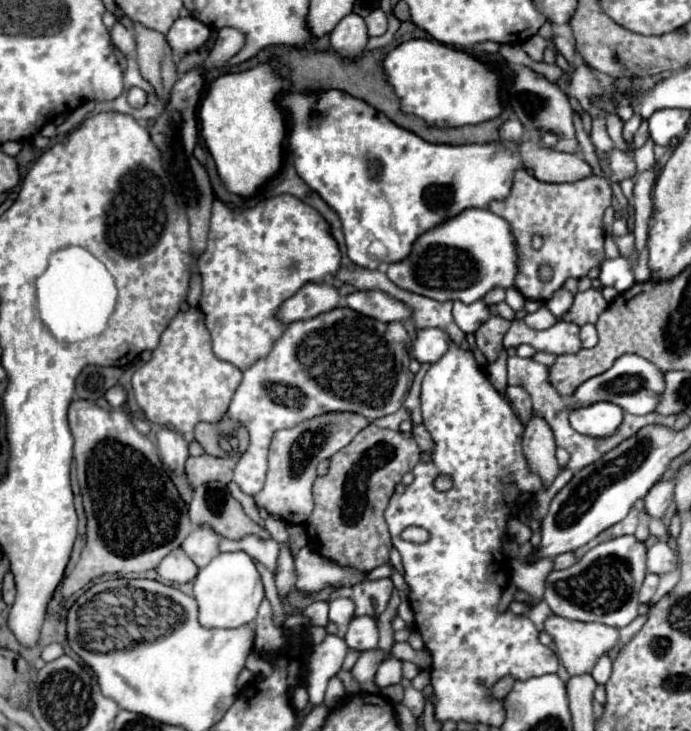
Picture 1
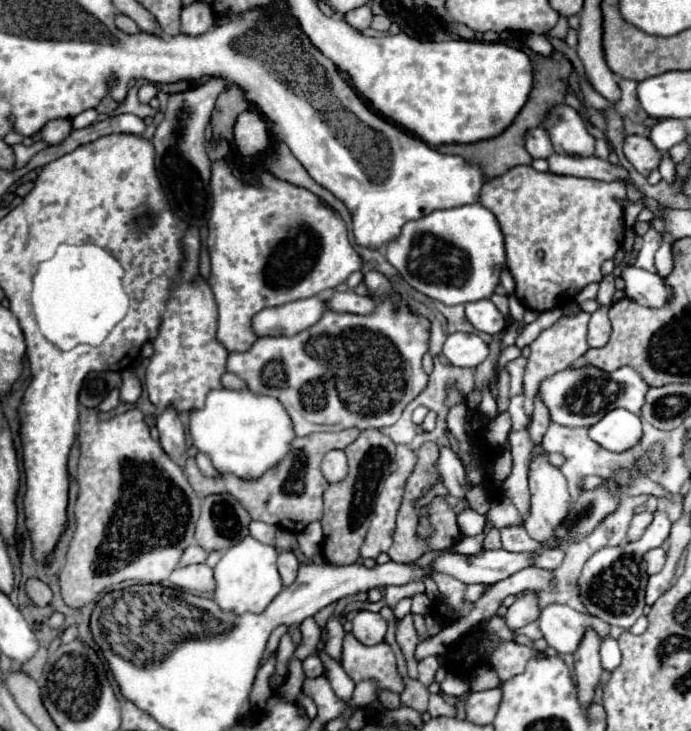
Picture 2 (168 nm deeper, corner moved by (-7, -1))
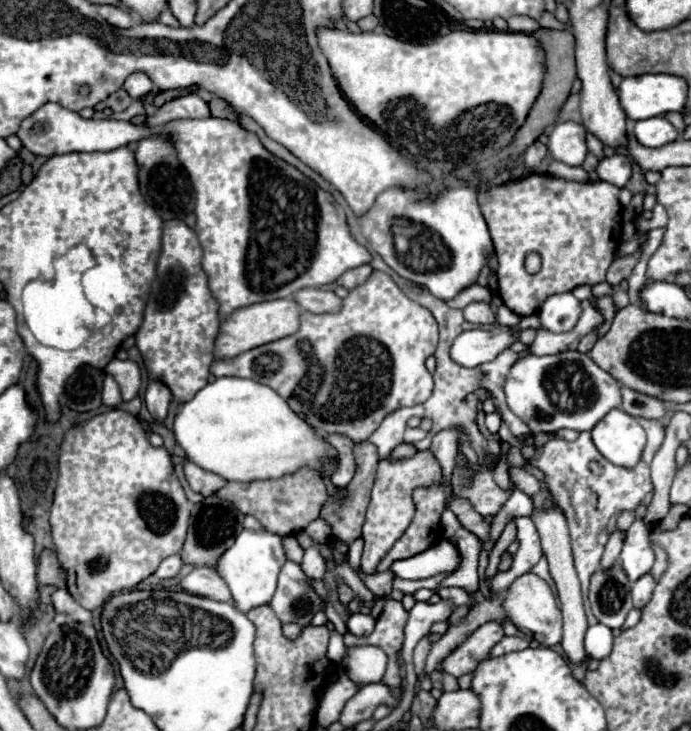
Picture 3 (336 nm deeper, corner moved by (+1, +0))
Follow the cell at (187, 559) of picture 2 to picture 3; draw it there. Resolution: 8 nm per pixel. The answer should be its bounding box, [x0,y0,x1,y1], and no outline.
[155,554,183,580]

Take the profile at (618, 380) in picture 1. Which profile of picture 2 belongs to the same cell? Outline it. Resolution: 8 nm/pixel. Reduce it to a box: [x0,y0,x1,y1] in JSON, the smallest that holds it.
[539,365,649,427]

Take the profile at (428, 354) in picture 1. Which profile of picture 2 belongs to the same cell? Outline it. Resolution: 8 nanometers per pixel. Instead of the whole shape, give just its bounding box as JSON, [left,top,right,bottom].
[443,333,489,369]

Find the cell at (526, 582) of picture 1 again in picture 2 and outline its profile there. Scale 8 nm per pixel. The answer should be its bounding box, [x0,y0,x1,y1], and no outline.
[503,595,541,631]

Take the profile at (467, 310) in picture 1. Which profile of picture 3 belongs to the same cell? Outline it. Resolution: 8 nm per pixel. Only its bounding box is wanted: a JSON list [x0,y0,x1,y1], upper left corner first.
[463,302,495,326]

